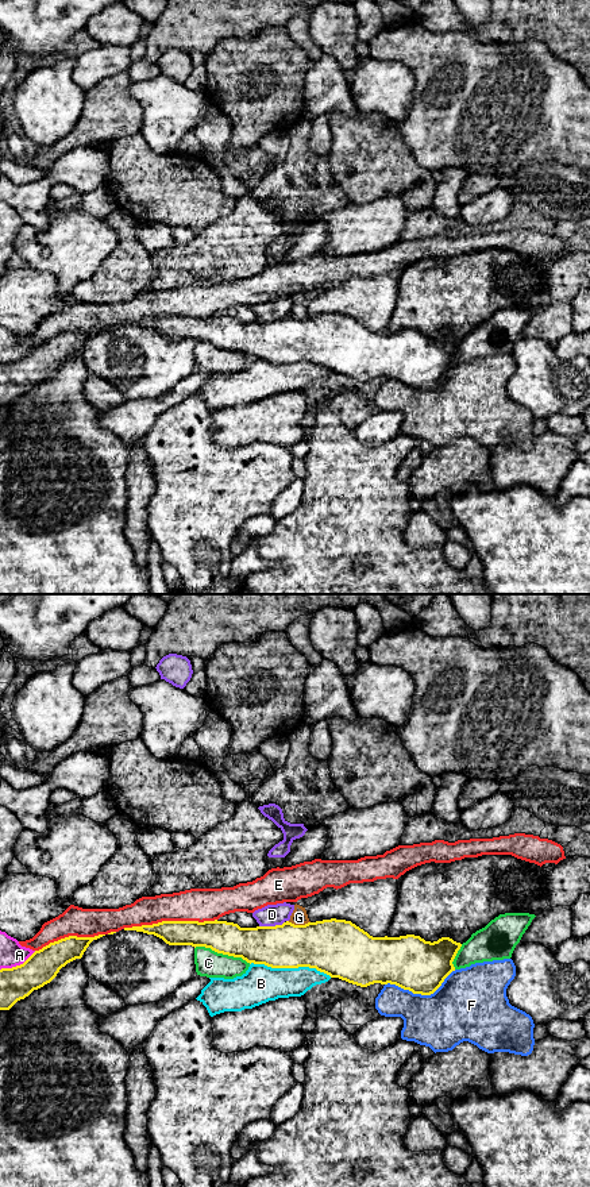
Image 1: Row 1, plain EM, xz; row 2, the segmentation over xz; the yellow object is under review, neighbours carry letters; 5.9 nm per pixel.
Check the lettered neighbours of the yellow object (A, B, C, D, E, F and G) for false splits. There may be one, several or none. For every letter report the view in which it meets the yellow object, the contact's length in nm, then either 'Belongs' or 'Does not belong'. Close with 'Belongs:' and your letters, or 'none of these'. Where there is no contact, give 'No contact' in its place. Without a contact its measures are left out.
A: Touches yellow in xz. Shared border 240 nm. Does not belong
B: Touches yellow in xz. Shared border 500 nm. Does not belong
C: Touches yellow in xz. Shared border 340 nm. Does not belong
D: Touches yellow in xz. Shared border 160 nm. Does not belong
E: Touches yellow in xz. Shared border 550 nm. Does not belong
F: Touches yellow in xz. Shared border 440 nm. Does not belong
G: Touches yellow in xz. Shared border 140 nm. Does not belong
Belongs: none of these

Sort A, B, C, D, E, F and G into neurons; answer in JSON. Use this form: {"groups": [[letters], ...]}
{"groups": [["A"], ["B"], ["C"], ["D"], ["E"], ["F"], ["G"]]}

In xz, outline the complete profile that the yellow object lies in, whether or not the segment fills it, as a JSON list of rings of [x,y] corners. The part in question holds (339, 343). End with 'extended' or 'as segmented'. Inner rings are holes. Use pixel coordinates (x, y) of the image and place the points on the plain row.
[[[336,313],[257,323],[217,315],[162,316],[124,325],[154,329],[169,340],[211,343],[250,359],[309,362],[360,382],[390,378],[421,390],[433,389],[455,366],[452,357],[462,342],[450,332],[433,338],[414,329],[373,332]]] | as segmented

